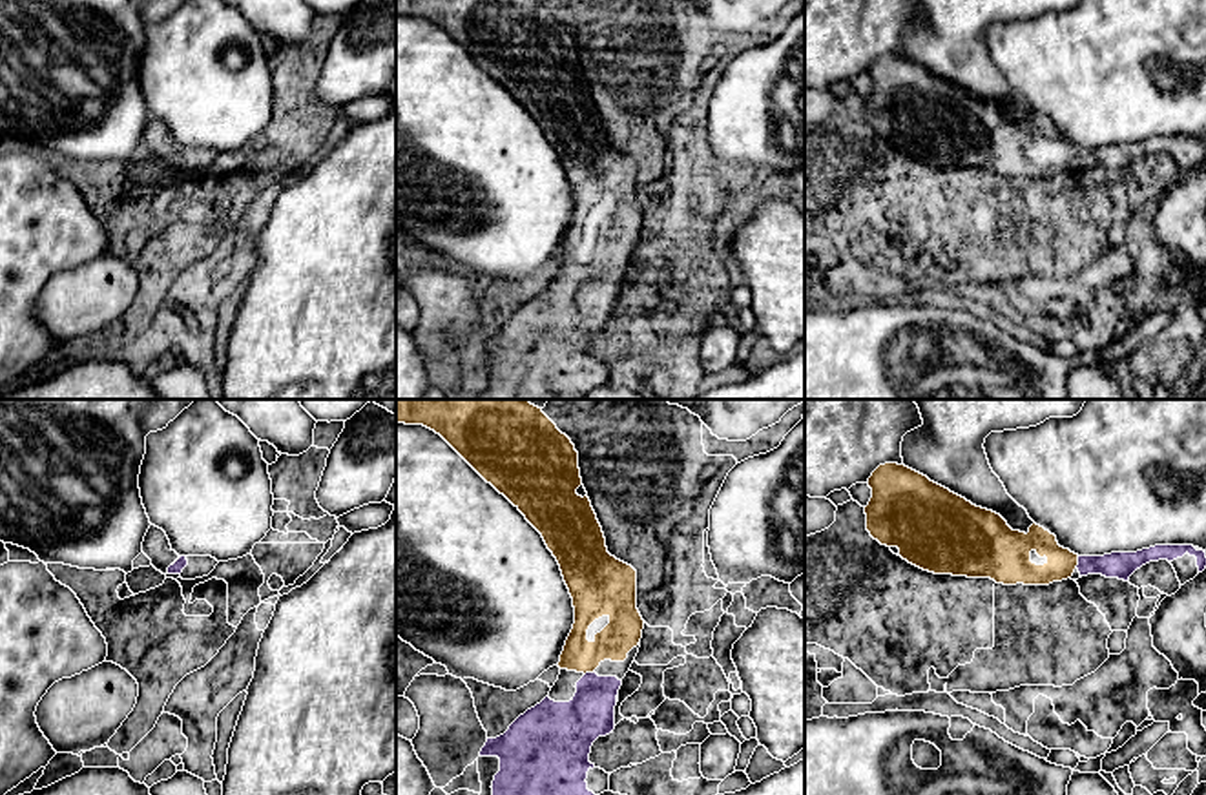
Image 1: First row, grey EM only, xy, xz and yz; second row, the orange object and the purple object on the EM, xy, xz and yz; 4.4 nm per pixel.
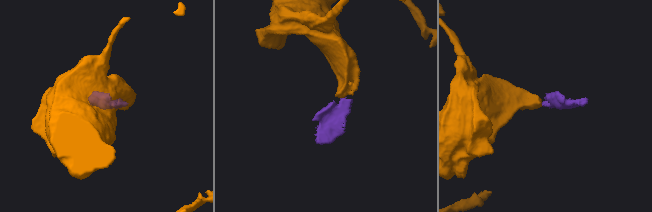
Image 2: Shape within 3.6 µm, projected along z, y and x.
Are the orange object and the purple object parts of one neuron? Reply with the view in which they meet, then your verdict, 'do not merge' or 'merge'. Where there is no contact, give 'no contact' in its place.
contact in yz; merge

